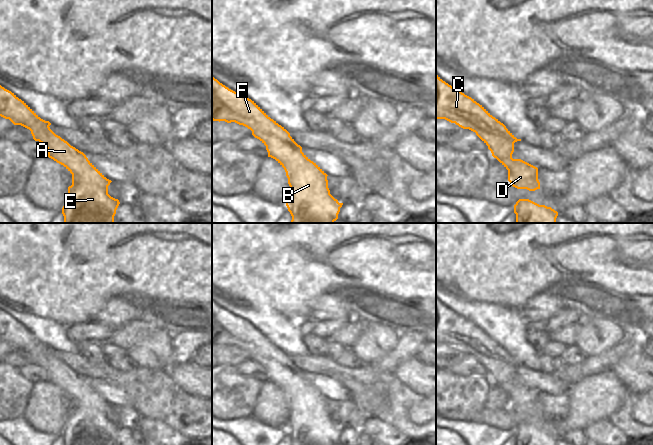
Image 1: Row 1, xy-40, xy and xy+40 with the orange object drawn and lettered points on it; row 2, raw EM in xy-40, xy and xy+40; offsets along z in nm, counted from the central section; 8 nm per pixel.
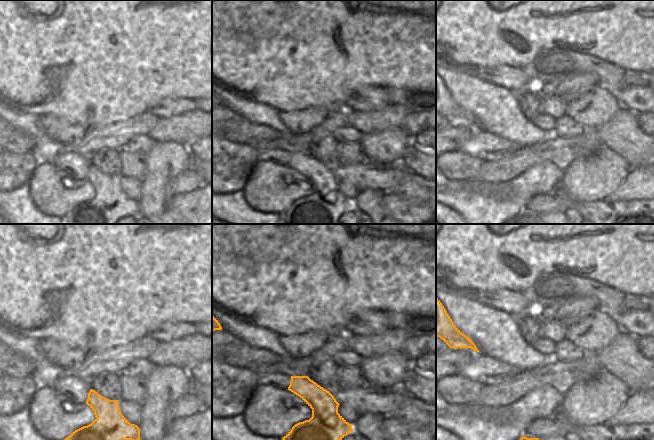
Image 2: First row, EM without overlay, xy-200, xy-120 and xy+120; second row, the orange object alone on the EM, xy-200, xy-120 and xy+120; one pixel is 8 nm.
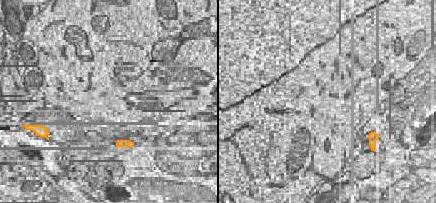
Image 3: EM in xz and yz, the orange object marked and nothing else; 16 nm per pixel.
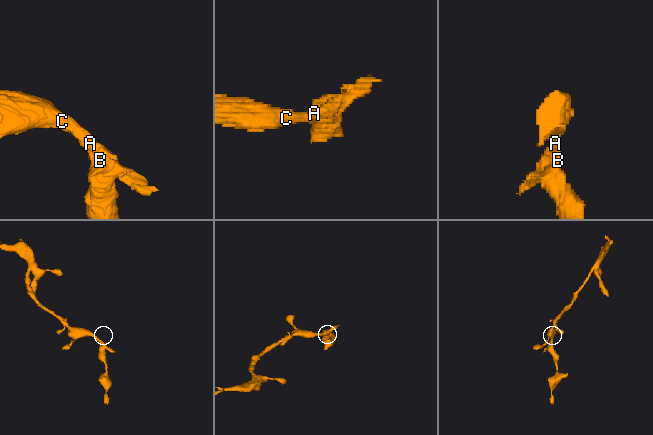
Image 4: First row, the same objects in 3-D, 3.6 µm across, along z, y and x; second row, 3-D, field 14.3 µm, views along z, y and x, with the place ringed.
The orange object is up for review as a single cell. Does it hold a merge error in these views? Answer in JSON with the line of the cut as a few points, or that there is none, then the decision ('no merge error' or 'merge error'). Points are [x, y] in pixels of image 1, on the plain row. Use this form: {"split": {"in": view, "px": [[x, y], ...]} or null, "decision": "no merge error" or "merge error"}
{"split": null, "decision": "no merge error"}

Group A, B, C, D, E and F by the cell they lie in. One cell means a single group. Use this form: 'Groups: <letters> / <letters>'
Groups: A B C D E F

